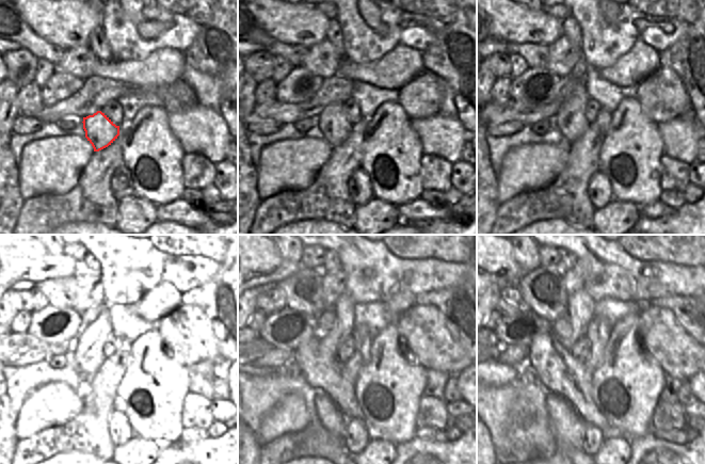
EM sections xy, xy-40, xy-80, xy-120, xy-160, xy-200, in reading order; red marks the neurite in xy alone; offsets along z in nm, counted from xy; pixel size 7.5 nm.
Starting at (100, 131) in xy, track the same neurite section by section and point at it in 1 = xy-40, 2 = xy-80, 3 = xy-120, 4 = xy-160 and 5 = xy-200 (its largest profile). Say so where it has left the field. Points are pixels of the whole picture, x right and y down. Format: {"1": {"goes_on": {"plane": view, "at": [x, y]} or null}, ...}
{"1": {"goes_on": {"plane": "xy-40", "at": [333, 123]}}, "2": {"goes_on": {"plane": "xy-80", "at": [571, 121]}}, "3": {"goes_on": {"plane": "xy-120", "at": [90, 346]}}, "4": {"goes_on": {"plane": "xy-160", "at": [343, 307]}}, "5": {"goes_on": {"plane": "xy-200", "at": [580, 305]}}}

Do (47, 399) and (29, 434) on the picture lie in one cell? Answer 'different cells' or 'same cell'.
same cell

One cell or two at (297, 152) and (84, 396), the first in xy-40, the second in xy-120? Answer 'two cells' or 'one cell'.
two cells

